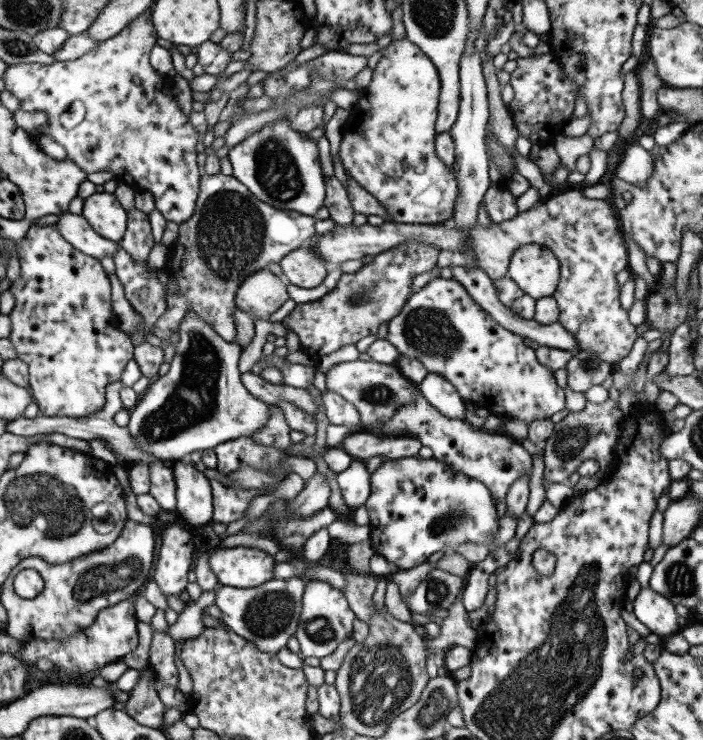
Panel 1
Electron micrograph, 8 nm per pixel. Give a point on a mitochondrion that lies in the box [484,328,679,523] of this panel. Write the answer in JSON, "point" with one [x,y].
{"point":[574,437]}

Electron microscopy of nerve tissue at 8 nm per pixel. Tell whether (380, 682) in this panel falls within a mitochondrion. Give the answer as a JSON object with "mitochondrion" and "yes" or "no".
{"mitochondrion":"yes"}

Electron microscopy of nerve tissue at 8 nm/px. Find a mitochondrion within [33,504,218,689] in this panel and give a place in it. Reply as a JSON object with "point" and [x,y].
{"point":[101,577]}

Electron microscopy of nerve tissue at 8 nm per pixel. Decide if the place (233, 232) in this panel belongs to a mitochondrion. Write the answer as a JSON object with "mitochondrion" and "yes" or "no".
{"mitochondrion":"yes"}

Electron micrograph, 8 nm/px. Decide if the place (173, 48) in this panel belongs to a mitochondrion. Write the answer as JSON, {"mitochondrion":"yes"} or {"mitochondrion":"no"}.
{"mitochondrion":"no"}

